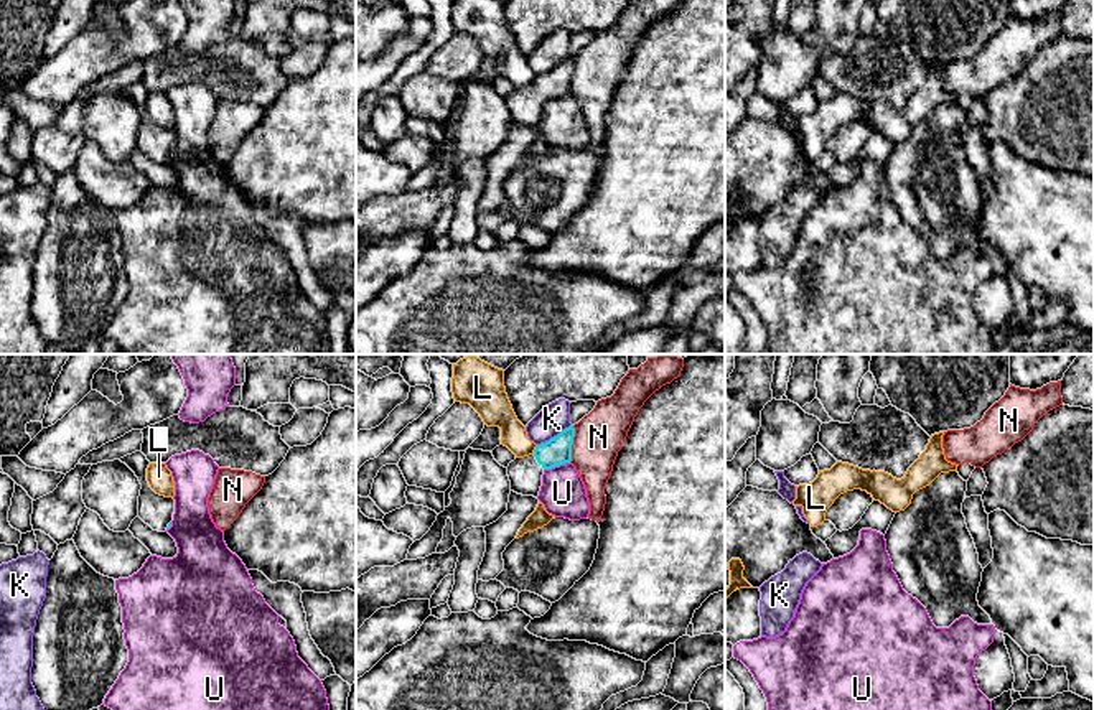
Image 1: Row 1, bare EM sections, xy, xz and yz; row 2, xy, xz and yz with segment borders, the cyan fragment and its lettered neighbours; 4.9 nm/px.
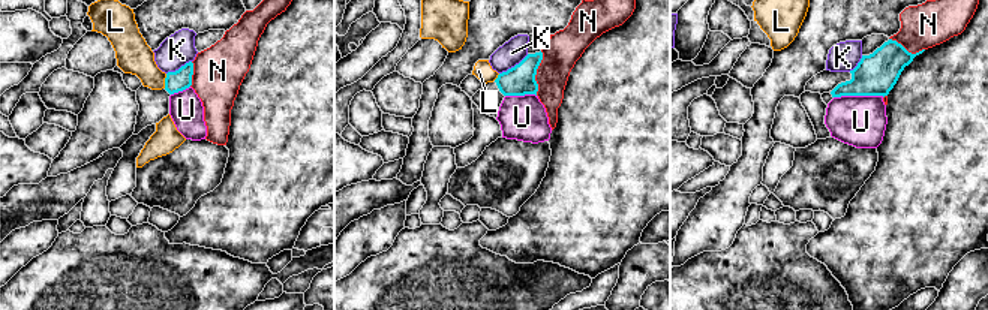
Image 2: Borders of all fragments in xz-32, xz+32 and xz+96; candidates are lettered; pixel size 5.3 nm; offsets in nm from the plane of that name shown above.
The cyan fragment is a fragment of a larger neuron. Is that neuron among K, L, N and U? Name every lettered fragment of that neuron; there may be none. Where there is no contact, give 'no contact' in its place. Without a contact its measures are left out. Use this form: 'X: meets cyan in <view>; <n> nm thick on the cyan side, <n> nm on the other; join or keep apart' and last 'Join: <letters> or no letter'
K: meets cyan in xz; 140 nm thick on the cyan side, 150 nm on the other; keep apart
L: meets cyan in xz; 140 nm thick on the cyan side, 130 nm on the other; keep apart
N: meets cyan in xz; 140 nm thick on the cyan side, 240 nm on the other; keep apart
U: meets cyan in xz; 140 nm thick on the cyan side, 220 nm on the other; keep apart
Join: no letter

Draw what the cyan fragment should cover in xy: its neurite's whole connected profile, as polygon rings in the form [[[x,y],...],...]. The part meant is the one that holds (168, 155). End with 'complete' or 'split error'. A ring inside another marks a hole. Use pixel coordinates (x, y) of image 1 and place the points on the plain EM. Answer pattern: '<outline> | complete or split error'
[[[140,82],[120,89],[138,109],[142,120],[138,127],[138,148],[153,161],[165,163],[171,158],[175,145],[175,130],[157,125],[147,112],[147,99],[150,92]]] | split error

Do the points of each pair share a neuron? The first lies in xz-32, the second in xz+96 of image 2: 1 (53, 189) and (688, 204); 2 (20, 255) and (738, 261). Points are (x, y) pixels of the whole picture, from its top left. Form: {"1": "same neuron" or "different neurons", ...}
{"1": "same neuron", "2": "different neurons"}

